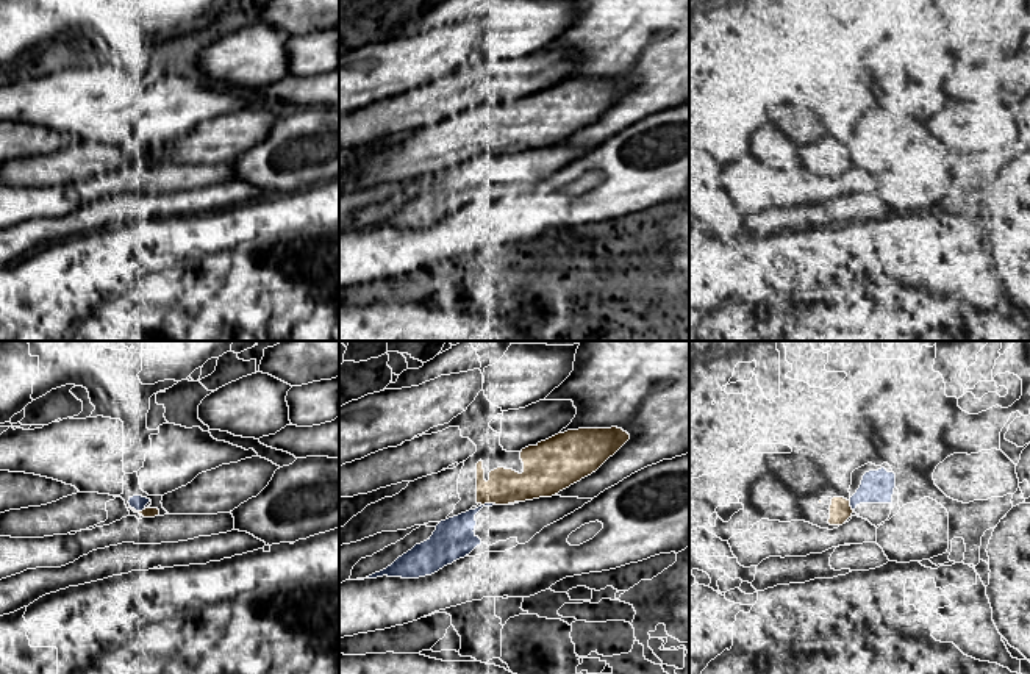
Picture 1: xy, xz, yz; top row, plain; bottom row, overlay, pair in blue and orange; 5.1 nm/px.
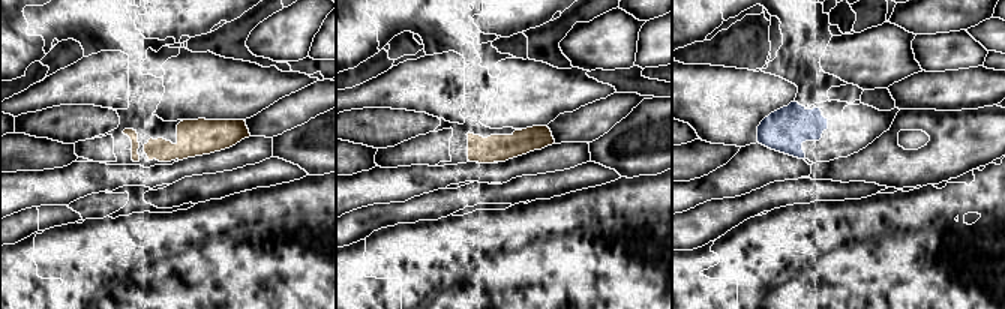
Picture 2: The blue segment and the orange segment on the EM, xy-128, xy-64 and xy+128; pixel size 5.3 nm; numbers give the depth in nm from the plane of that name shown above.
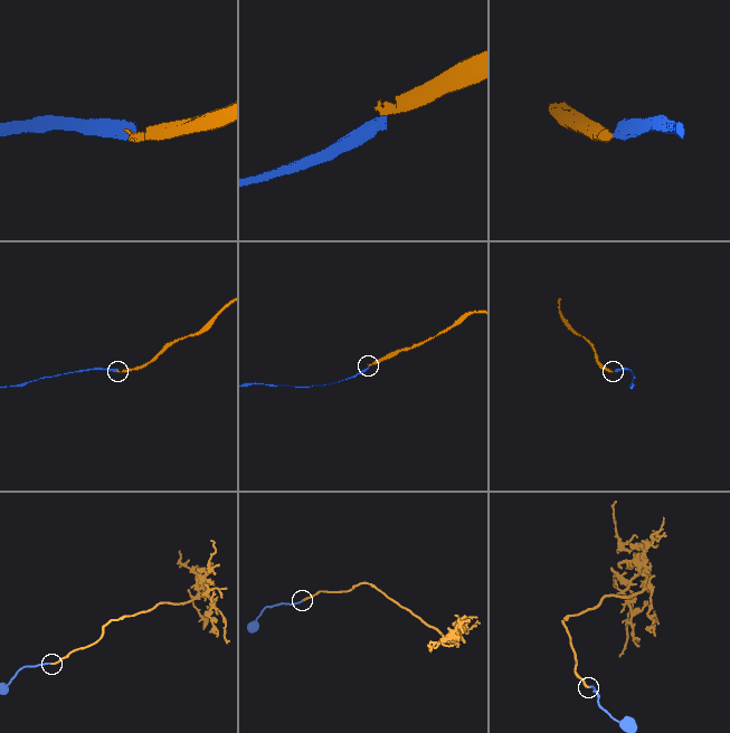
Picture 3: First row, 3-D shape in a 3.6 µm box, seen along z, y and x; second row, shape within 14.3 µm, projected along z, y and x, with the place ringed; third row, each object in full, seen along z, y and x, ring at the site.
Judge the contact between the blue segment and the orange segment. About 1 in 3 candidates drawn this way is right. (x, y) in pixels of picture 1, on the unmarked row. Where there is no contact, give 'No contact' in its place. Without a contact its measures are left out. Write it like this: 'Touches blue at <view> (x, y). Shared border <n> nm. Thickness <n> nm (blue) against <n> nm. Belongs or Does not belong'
Touches blue at xy (138, 160). Shared border 90 nm. Thickness 80 nm (blue) against 50 nm. Does not belong

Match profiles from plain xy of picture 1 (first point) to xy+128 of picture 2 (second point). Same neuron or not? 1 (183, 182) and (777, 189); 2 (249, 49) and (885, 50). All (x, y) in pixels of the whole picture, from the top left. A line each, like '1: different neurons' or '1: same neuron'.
1: different neurons
2: same neuron

